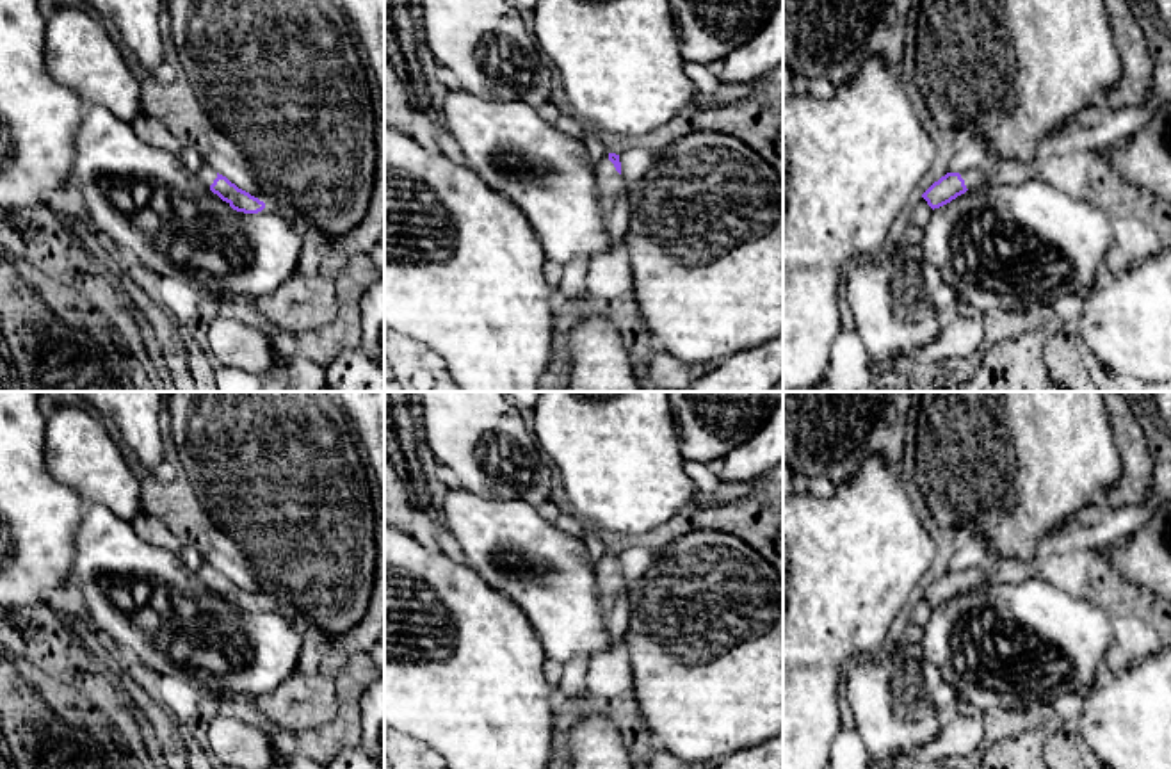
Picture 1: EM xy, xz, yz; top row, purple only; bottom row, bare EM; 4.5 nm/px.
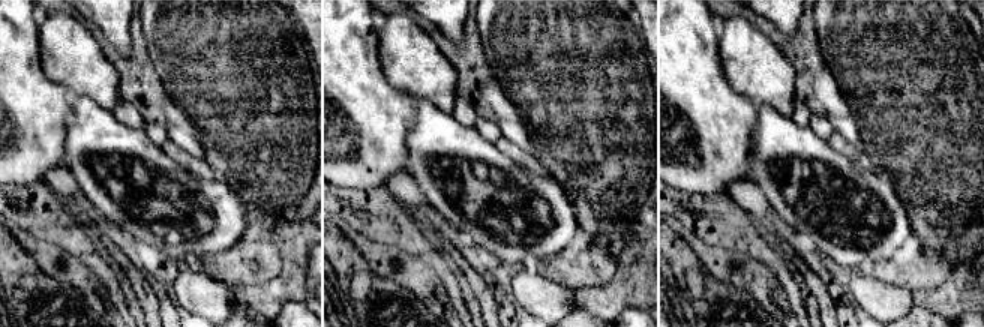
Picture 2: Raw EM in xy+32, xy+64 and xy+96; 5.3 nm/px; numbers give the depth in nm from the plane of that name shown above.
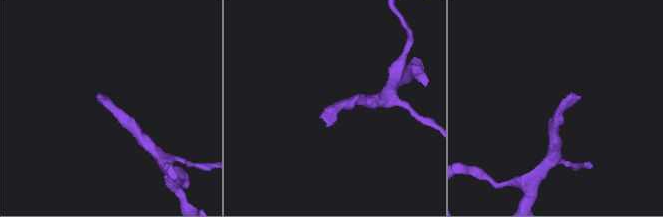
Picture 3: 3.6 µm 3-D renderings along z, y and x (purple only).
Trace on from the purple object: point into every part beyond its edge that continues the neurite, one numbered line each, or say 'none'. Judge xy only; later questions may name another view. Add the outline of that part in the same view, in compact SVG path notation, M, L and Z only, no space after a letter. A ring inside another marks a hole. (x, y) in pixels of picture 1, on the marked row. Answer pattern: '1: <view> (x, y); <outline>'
1: xy (207, 175); M206 162L199 167L199 171L196 174L198 174L199 182L208 189L214 183L214 180L217 178L215 169L212 169Z

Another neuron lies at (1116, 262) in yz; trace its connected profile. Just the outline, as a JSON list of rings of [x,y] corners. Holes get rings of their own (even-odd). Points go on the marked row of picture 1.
[[[1112,242],[1105,255],[1105,274],[1118,276],[1132,265],[1130,258]]]

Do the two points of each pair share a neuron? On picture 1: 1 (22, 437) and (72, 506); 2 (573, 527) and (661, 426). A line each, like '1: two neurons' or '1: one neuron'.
1: one neuron
2: two neurons

